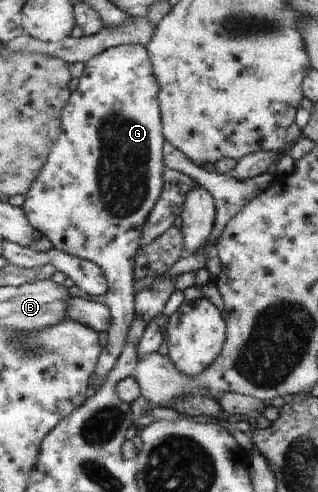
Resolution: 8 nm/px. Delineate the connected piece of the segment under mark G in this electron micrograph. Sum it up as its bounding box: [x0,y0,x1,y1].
[22,43,165,382]

